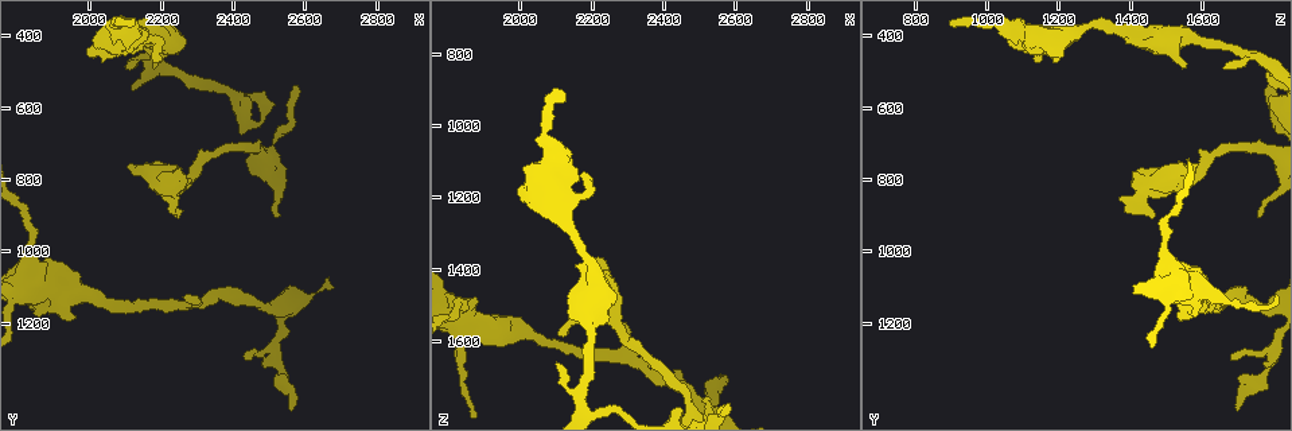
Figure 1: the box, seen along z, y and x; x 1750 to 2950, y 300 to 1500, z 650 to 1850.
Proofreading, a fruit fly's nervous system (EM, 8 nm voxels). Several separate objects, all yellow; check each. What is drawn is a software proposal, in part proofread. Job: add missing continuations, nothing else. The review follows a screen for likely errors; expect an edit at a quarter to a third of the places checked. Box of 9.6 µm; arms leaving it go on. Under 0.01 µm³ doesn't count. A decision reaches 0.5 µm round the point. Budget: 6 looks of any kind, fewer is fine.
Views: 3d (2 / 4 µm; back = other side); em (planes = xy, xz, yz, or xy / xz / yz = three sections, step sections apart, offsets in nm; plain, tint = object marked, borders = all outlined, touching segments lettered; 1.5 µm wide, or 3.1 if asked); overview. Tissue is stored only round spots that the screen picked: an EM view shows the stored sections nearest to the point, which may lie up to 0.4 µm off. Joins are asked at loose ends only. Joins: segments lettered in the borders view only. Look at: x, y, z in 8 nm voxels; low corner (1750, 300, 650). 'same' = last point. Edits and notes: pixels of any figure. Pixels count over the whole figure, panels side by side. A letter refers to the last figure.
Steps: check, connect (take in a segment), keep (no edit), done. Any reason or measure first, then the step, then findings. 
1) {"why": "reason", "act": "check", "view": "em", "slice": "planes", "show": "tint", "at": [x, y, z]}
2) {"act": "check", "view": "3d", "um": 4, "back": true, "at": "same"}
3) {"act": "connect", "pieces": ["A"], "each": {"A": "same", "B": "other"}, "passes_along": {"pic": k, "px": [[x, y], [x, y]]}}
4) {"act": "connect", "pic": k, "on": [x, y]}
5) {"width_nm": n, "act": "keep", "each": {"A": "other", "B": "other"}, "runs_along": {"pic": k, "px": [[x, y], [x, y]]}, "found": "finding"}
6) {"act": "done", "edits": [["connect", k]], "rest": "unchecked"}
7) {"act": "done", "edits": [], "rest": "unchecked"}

{"why": "branch stops here", "act": "check", "view": "em", "slice": "planes", "show": "borders", "at": [2110, 490, 1660]}

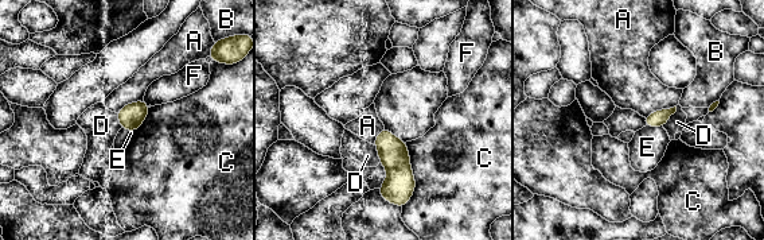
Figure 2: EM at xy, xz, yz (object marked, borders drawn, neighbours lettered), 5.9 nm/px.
{"width_nm": 100, "longest_contact_nm": ["C", 400], "act": "keep", "each": {"A": "other", "B": "other", "C": "other", "D": "other", "E": "other", "F": "other"}, "found": "no lettered segment goes on from it"}

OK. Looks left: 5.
{"why": "stops while still wide", "act": "check", "view": "3d", "um": 2, "at": [2210, 860, 1380]}

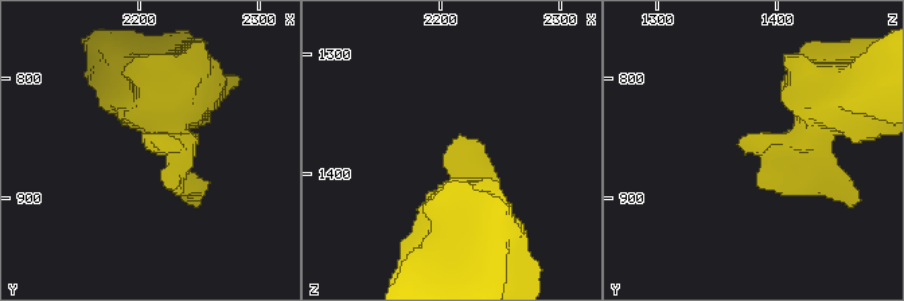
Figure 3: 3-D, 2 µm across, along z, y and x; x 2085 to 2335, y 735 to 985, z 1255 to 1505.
{"act": "check", "view": "em", "slice": "planes", "show": "borders", "at": [2208, 848, 1378]}

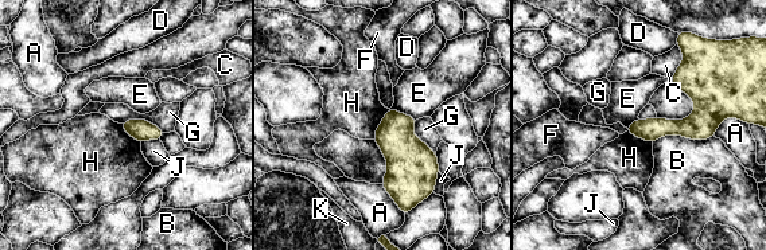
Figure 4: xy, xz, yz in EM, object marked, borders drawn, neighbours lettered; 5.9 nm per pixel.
{"act": "keep", "each": {"A": "other", "B": "other", "C": "other", "D": "other", "E": "other", "F": "other", "G": "other", "H": "other", "J": "other", "K": "other"}, "border": {"pic": 4, "px": [[120, 122], [144, 118], [164, 132]]}, "found": "none of them fits"}

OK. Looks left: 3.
{"why": "free end", "act": "check", "view": "3d", "um": 2, "at": [2580, 540, 1780]}

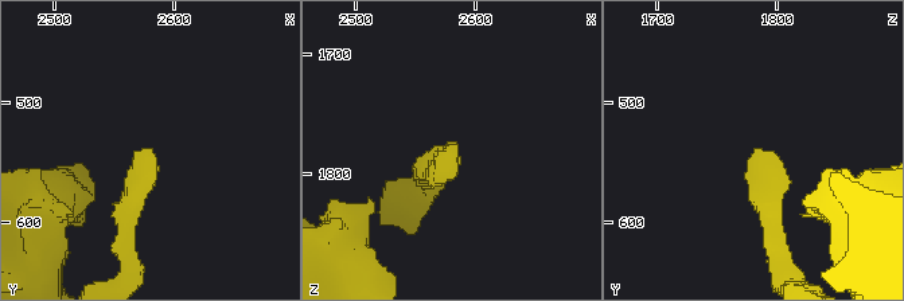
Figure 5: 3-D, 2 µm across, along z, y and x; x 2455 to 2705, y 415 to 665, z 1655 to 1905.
{"act": "check", "view": "em", "slice": "planes", "show": "plain", "at": [2582, 542, 1782]}

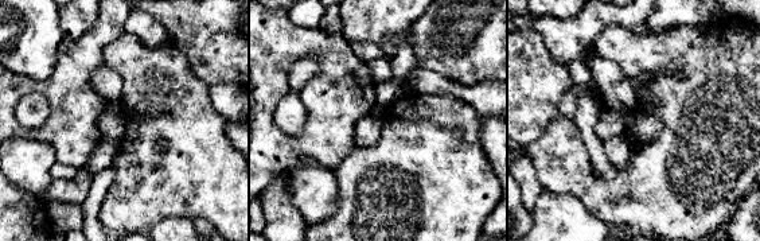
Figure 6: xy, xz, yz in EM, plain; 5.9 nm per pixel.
{"why": "what lies round it", "act": "check", "view": "em", "slice": "planes", "show": "borders", "at": "same"}

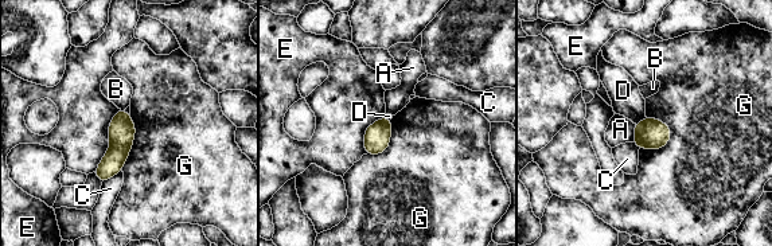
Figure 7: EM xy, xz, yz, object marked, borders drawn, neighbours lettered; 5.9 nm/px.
{"act": "keep", "each": {"A": "other", "B": "other", "C": "other", "D": "other", "E": "other", "G": "other"}, "runs_along": {"pic": 7, "px": [[121, 113], [120, 148], [102, 178]]}, "found": "none of them fits"}

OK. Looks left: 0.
{"act": "done", "edits": [], "rest": "unchecked"}

